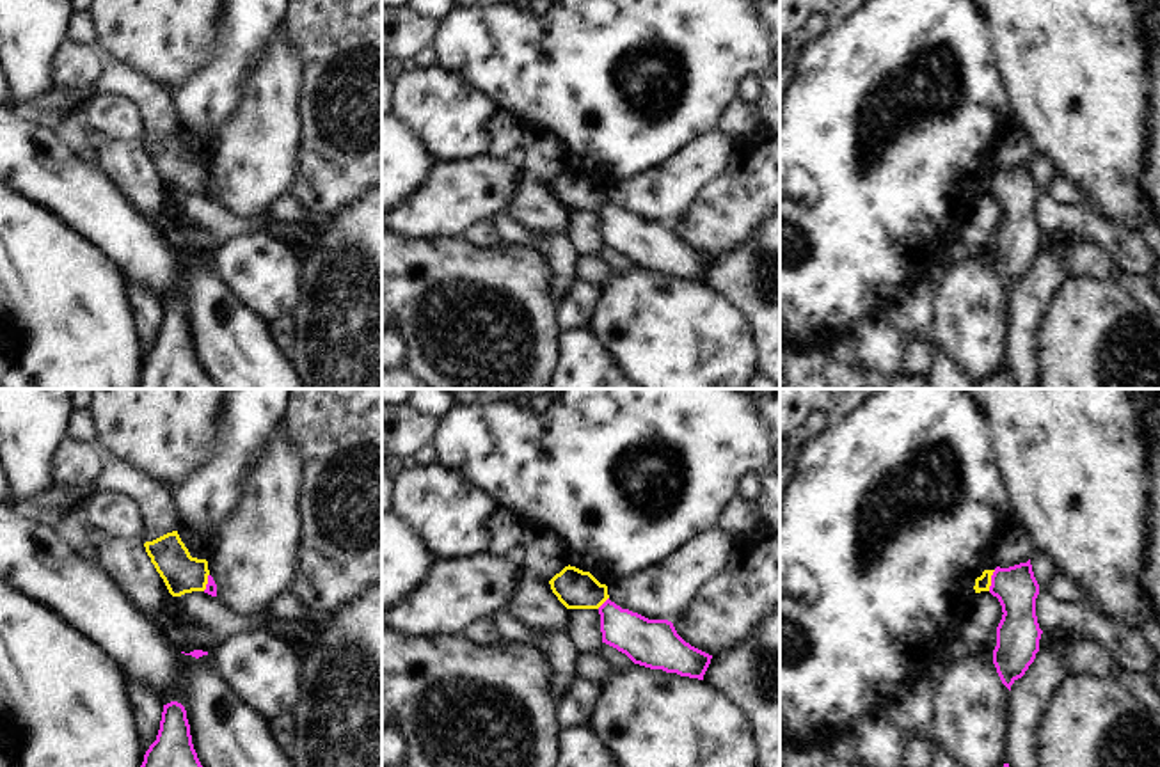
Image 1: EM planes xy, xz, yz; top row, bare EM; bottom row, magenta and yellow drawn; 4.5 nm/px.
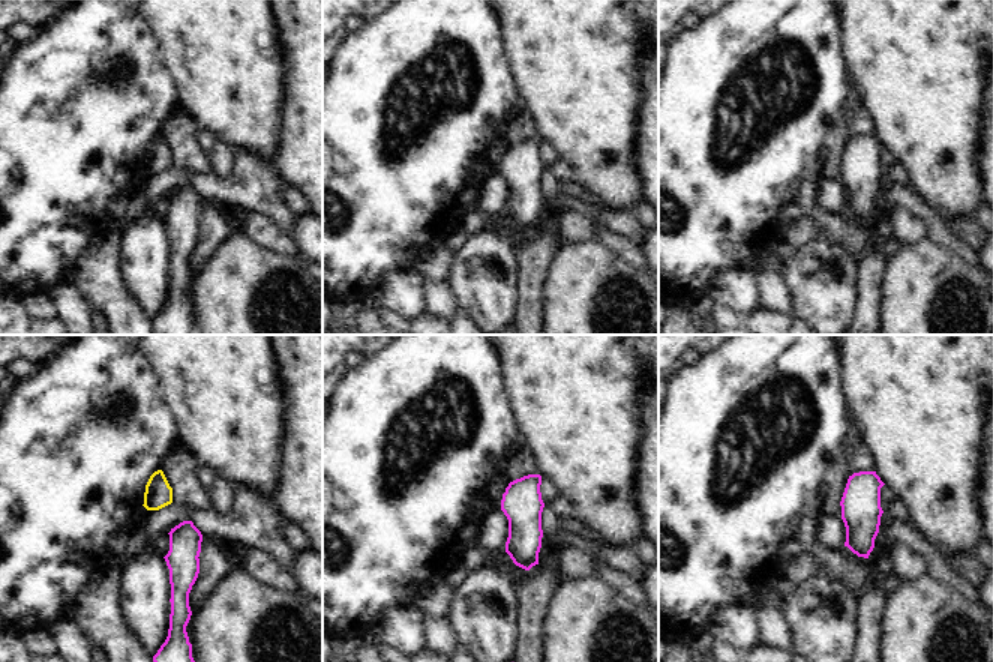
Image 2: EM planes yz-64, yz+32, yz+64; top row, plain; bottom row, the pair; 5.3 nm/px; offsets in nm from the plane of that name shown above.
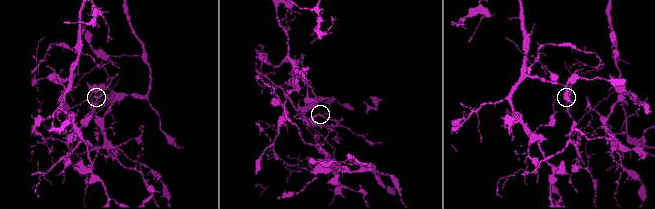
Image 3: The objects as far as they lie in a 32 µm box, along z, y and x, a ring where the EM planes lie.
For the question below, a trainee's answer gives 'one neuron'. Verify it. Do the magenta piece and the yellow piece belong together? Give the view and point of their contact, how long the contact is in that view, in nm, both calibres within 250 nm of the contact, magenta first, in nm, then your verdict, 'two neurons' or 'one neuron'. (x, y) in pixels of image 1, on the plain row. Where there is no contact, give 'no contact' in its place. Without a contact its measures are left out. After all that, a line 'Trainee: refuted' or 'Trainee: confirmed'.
yz (992, 183) | 100 nm | 190/70 nm | two neurons
Trainee: refuted

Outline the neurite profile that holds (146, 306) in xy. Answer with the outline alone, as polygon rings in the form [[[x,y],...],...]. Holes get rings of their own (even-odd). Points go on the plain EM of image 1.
[[[128,282],[128,298],[133,312],[133,323],[146,357],[149,348],[156,343],[163,305],[158,295],[137,282]]]

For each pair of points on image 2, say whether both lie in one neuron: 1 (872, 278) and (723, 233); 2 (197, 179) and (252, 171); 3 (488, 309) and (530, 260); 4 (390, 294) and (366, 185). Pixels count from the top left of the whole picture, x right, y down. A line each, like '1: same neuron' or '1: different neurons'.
1: different neurons
2: same neuron
3: different neurons
4: different neurons

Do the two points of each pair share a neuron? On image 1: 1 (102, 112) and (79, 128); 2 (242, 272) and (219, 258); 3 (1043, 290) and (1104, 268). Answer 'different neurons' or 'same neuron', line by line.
1: different neurons
2: same neuron
3: different neurons

